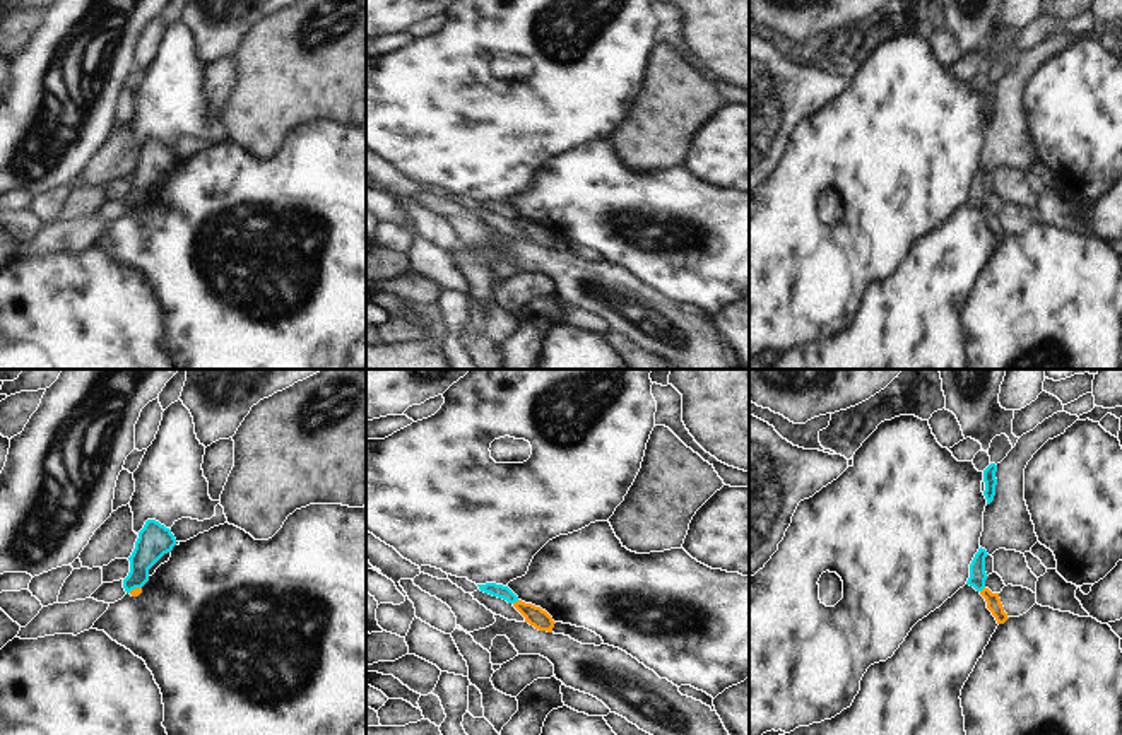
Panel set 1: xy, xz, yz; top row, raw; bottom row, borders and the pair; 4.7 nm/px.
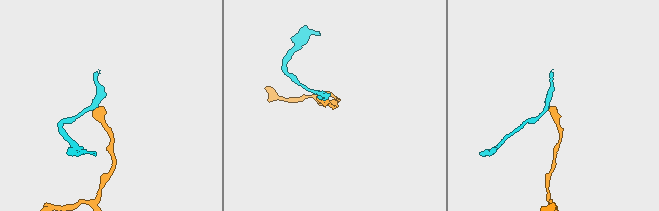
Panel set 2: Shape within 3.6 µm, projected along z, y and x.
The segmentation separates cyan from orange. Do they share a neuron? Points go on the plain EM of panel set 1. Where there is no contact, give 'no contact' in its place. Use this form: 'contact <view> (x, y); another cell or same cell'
contact xz (515, 217); another cell

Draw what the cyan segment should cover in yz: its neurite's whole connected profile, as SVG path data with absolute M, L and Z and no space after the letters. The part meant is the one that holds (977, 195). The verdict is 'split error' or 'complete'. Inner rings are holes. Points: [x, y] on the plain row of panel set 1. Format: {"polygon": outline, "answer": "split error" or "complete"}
{"polygon": "M980 164L970 181L970 195L966 202L973 203L977 209L982 209L985 205L985 197L987 197L985 174L987 173L989 173L987 168Z", "answer": "complete"}

